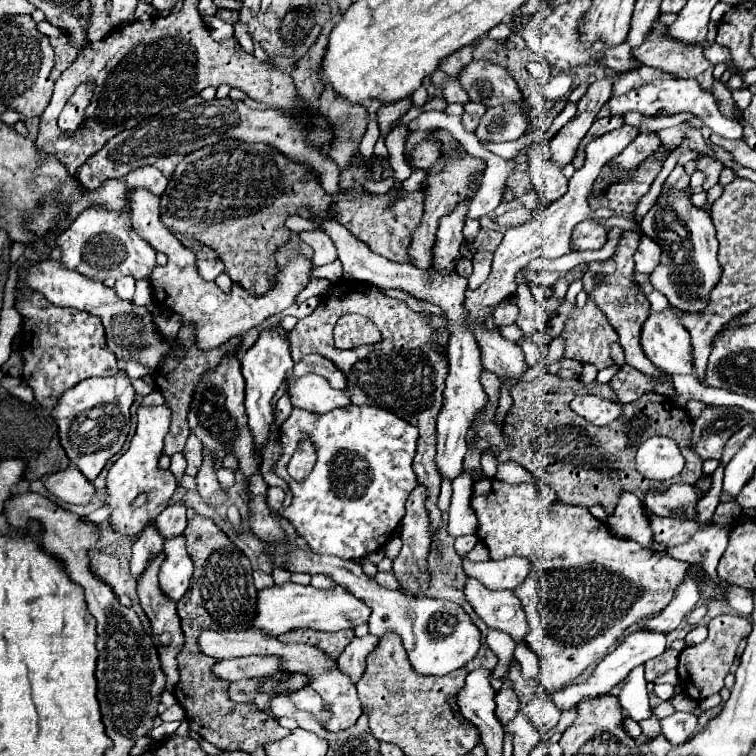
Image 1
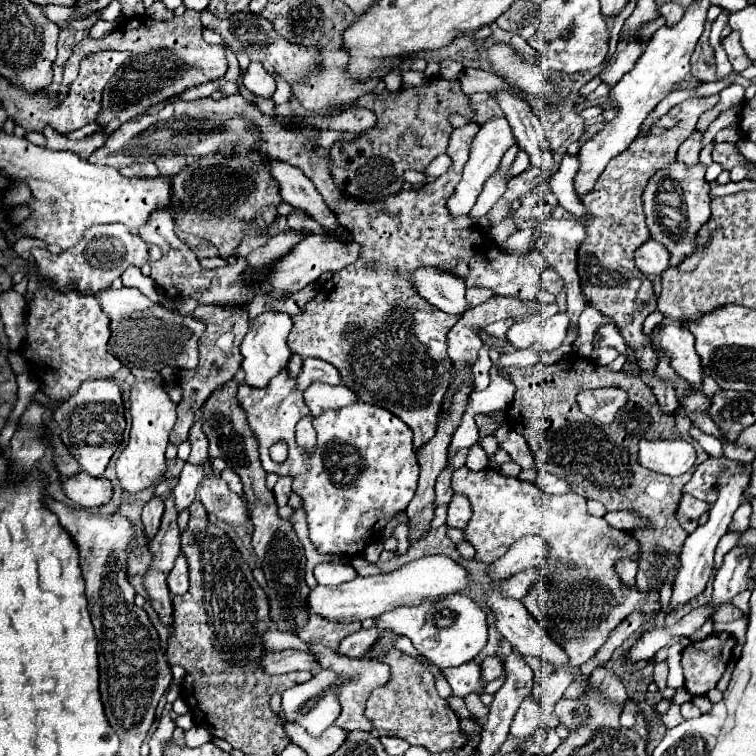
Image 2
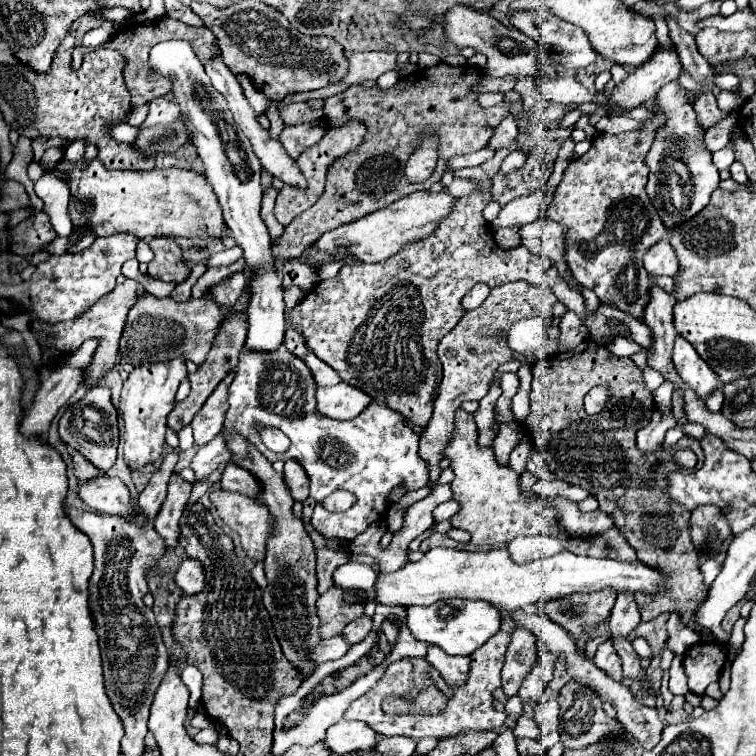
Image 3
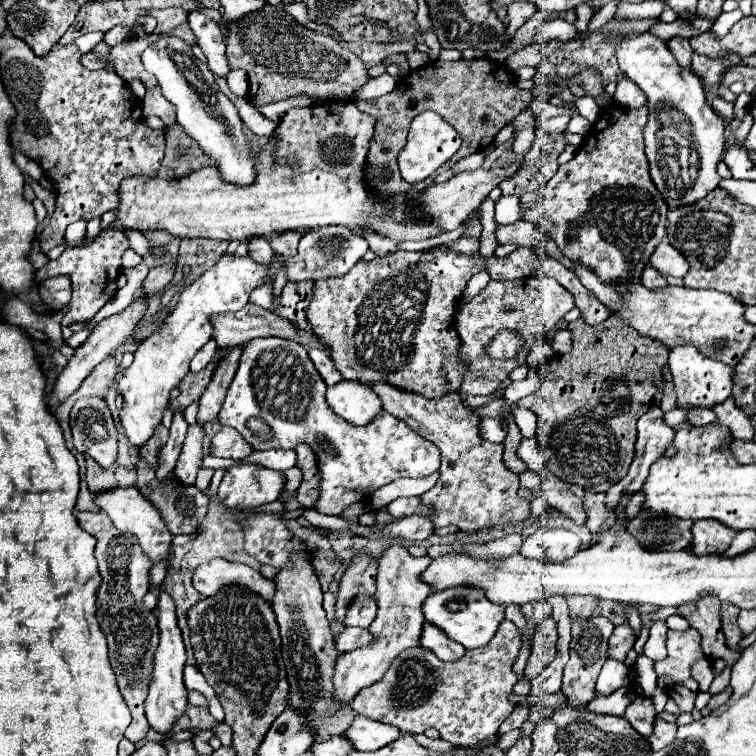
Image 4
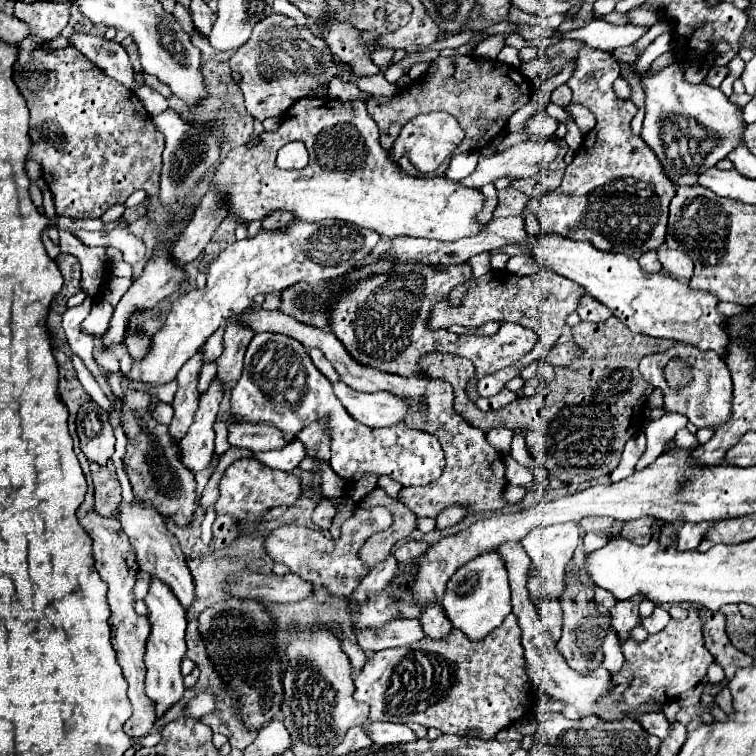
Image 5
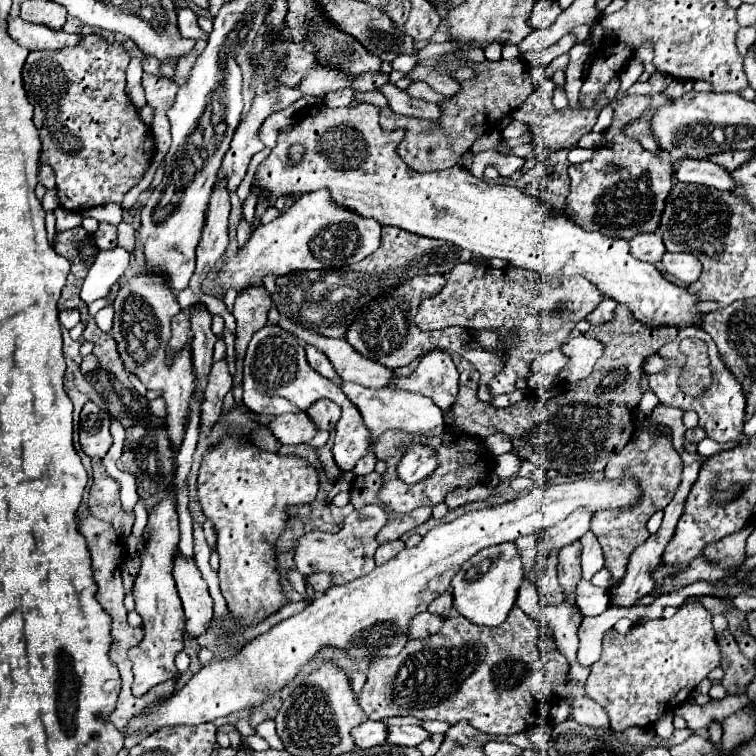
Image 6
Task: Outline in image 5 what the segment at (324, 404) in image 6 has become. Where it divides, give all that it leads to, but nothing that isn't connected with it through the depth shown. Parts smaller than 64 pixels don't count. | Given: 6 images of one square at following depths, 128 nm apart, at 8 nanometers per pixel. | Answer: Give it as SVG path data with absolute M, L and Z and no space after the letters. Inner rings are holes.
M310 424L298 434L298 440L306 448L306 456L316 458L318 462L328 462L330 460L330 436L324 428L324 424Z

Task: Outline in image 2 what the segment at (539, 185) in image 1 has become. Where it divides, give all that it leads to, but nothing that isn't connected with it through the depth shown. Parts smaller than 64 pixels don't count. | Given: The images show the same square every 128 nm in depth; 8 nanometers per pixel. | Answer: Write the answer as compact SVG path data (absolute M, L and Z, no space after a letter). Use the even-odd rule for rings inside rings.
M506 90L492 92L490 96L498 102L504 116L508 118L520 150L524 150L530 156L532 166L538 166L542 172L552 172L556 166L554 158L552 158L552 148L548 144L548 140L544 136L544 128L542 128L540 120L534 116L530 104Z

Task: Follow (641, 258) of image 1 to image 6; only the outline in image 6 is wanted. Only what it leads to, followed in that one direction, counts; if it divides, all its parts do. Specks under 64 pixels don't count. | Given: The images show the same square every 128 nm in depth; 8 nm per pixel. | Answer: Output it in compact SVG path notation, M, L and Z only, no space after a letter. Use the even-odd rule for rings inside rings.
M666 252L662 258L662 266L666 268L666 272L670 276L674 276L678 282L682 284L692 284L700 278L702 272L702 264L700 260L696 260L696 256L692 254L670 254Z

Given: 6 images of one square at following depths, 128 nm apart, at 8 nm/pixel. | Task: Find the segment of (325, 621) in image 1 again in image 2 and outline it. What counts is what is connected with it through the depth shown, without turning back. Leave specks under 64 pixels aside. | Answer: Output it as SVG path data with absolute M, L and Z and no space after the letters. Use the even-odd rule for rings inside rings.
M422 556L390 574L354 578L336 588L316 586L308 594L308 612L324 616L326 620L336 620L336 622L354 622L354 620L362 622L366 618L378 618L380 614L398 606L414 606L414 604L420 604L422 600L436 600L438 596L458 592L460 588L466 588L468 584L470 584L468 572L462 566L458 566L452 558Z

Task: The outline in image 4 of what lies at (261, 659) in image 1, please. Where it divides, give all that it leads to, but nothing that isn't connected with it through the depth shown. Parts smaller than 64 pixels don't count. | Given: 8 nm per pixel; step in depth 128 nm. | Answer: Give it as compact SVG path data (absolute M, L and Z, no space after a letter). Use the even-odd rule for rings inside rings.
M344 628L334 638L334 644L336 644L336 652L344 654L344 652L350 652L350 650L368 646L368 644L372 644L372 640L374 638L370 636L370 632L366 628Z

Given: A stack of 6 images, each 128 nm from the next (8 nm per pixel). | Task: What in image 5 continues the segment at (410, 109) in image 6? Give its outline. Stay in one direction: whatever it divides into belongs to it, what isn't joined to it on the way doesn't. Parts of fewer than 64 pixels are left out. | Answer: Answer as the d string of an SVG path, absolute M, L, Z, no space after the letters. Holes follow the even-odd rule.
M272 14L256 22L248 44L240 46L230 58L230 68L242 74L240 88L244 92L246 110L260 122L270 116L282 118L296 98L310 96L320 88L328 88L334 76L338 76L342 82L352 82L362 92L370 92L374 96L394 96L398 92L398 86L390 84L384 74L354 76L350 68L340 68L334 56L326 52L326 44L320 38L298 26L294 18L280 14Z

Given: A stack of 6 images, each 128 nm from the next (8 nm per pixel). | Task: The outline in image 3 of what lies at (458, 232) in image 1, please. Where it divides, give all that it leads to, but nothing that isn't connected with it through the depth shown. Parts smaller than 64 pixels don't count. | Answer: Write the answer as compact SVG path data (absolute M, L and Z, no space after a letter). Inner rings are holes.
M508 114L508 116L500 122L500 126L496 126L496 130L494 130L492 138L488 140L486 148L494 150L494 152L496 152L496 150L500 150L500 148L508 148L508 146L512 146L512 142L516 140L516 136L518 136L516 118Z

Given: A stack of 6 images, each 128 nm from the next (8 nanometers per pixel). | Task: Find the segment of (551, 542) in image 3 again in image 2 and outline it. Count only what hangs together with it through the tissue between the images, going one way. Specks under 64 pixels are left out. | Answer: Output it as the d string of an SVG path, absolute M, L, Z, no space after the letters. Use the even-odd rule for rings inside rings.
M526 536L518 540L502 558L494 560L488 566L488 578L504 580L524 568L538 568L542 566L546 556L548 556L548 544L538 536Z

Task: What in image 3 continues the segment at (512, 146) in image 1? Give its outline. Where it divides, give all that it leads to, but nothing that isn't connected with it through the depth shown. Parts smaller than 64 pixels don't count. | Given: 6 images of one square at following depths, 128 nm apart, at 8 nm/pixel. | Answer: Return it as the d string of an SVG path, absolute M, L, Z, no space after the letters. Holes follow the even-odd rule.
M514 150L513 152L510 152L506 158L504 158L504 161L502 162L498 172L506 176L506 172L510 174L512 170L516 170L516 168L522 167L524 162L526 162L526 158L524 158L524 156L522 156L518 150Z

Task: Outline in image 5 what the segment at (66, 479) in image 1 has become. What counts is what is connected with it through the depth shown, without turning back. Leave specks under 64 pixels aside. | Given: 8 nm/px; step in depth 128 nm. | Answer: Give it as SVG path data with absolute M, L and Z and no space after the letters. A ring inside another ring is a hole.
M136 500L132 504L120 502L120 508L116 512L116 518L118 518L122 530L128 534L132 546L136 548L140 570L150 572L152 576L158 574L158 578L176 594L176 598L180 600L180 604L184 608L190 608L192 606L192 600L194 600L194 582L192 582L190 570L186 566L184 554L180 550L180 544L178 544L176 536L166 528L164 518L152 506L140 502L140 500Z

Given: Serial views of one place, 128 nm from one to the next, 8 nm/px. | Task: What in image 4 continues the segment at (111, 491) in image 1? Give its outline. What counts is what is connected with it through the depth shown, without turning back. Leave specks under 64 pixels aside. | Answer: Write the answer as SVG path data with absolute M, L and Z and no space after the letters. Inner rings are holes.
M224 254L222 260L204 272L198 280L186 286L178 298L168 320L164 320L164 328L144 340L134 352L134 362L118 380L118 396L116 408L120 412L120 422L126 430L130 446L136 450L142 448L154 434L156 426L162 422L164 410L170 400L170 390L174 390L182 378L188 374L188 364L192 356L208 342L212 334L212 324L208 316L214 312L236 312L248 304L250 292L264 282L264 276L276 276L280 262L274 258L274 264L266 270L262 264L256 264L250 256L234 258Z

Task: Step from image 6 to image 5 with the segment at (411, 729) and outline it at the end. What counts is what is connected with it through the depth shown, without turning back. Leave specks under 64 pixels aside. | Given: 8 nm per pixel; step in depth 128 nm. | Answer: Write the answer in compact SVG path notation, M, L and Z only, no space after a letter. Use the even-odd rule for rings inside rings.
M370 722L364 726L368 736L374 744L400 744L400 742L414 742L416 734L406 724L392 724L392 722Z

